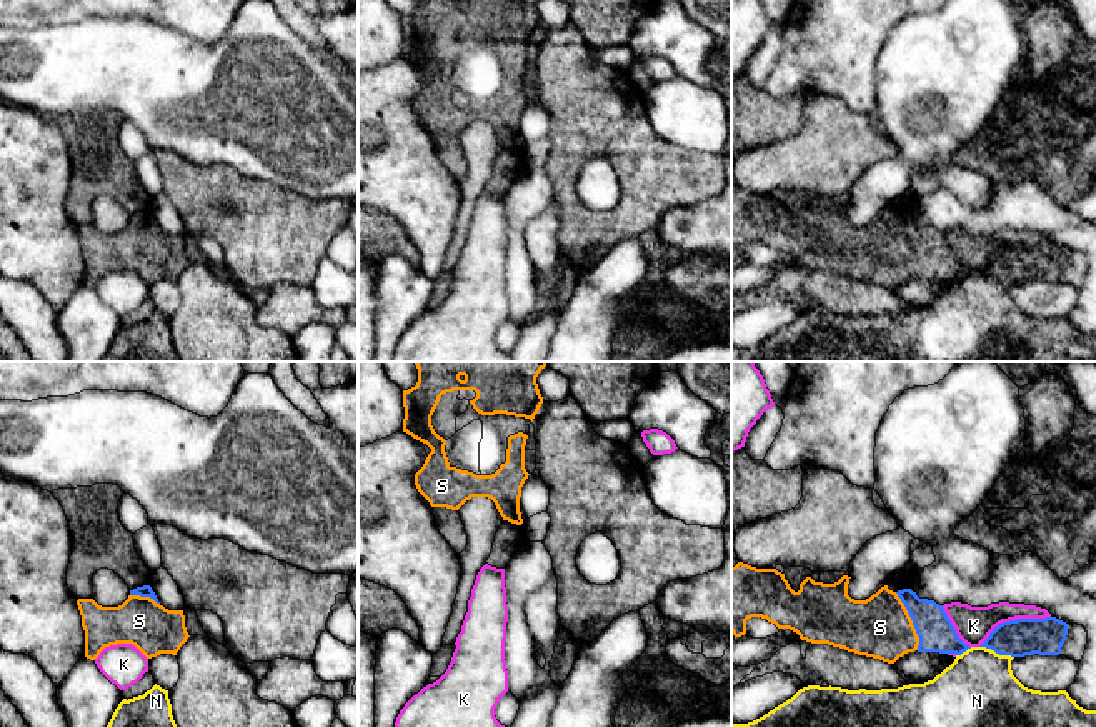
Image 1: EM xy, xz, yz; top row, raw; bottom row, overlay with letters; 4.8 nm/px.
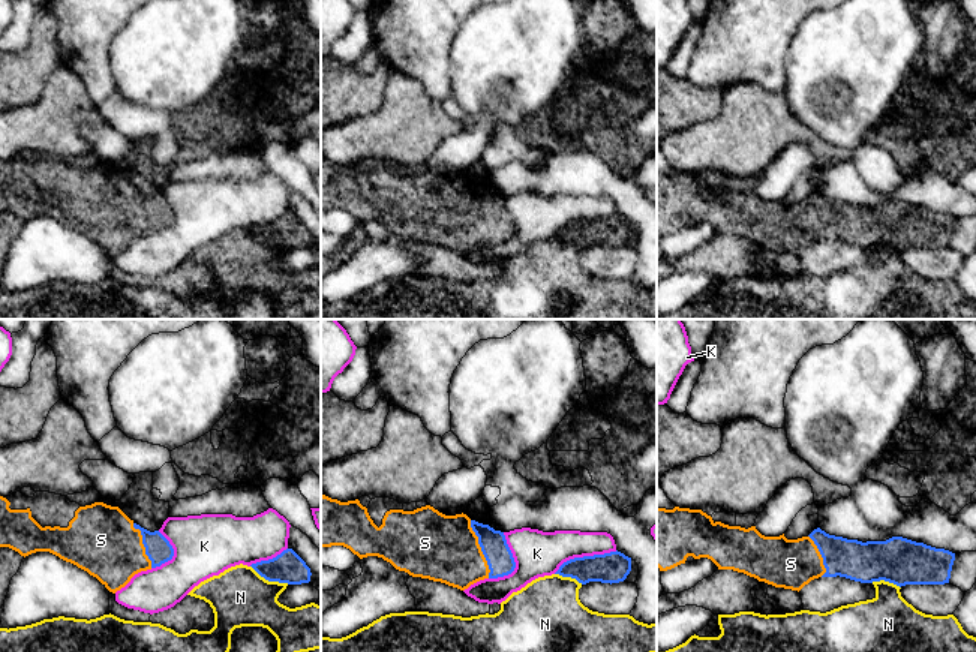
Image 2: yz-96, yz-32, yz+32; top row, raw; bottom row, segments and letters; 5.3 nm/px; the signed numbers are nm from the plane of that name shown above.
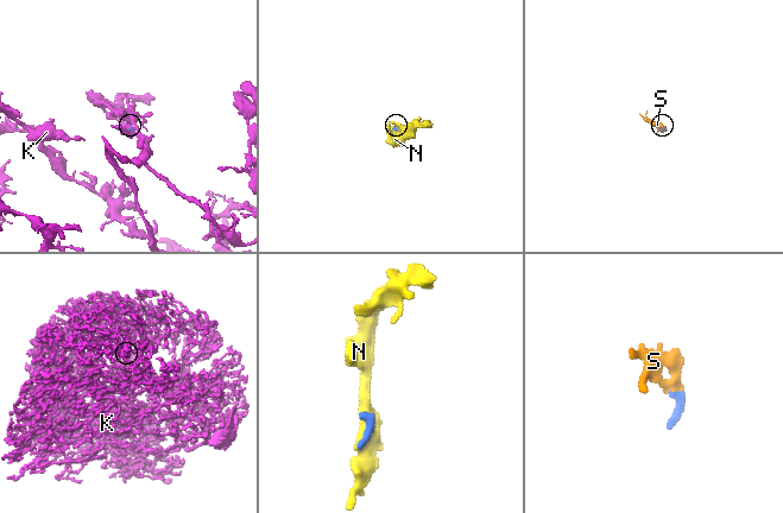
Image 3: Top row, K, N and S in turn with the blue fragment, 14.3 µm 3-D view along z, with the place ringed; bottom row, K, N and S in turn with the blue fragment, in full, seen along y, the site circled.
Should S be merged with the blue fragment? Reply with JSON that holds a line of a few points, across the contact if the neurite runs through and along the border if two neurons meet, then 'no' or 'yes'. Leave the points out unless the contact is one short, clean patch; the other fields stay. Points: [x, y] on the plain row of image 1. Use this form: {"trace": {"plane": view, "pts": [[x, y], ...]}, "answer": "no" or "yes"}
{"answer": "yes"}

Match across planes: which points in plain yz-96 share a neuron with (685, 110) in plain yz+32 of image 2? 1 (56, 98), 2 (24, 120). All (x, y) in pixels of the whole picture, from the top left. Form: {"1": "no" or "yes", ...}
{"1": "no", "2": "no"}

